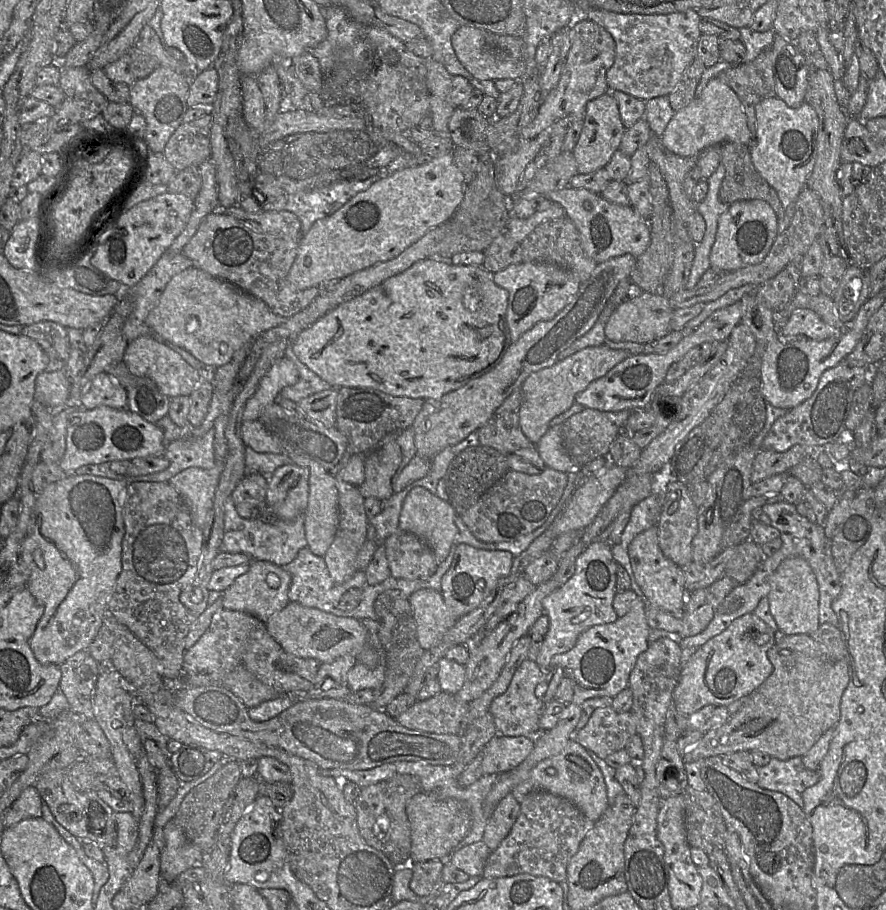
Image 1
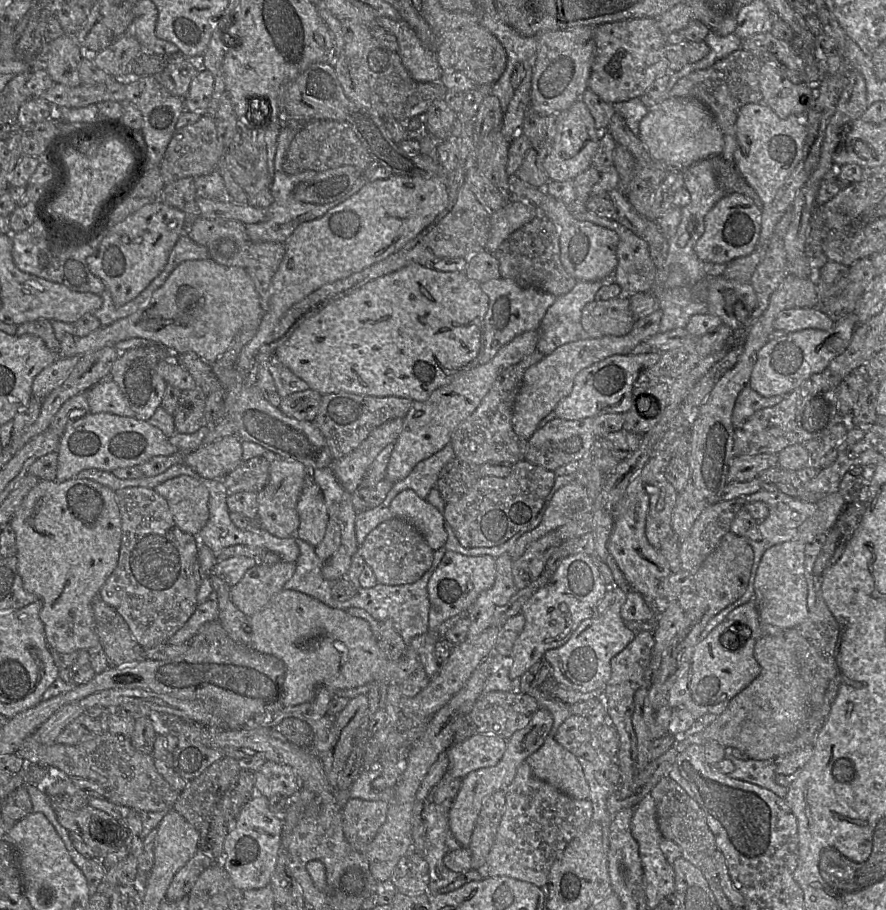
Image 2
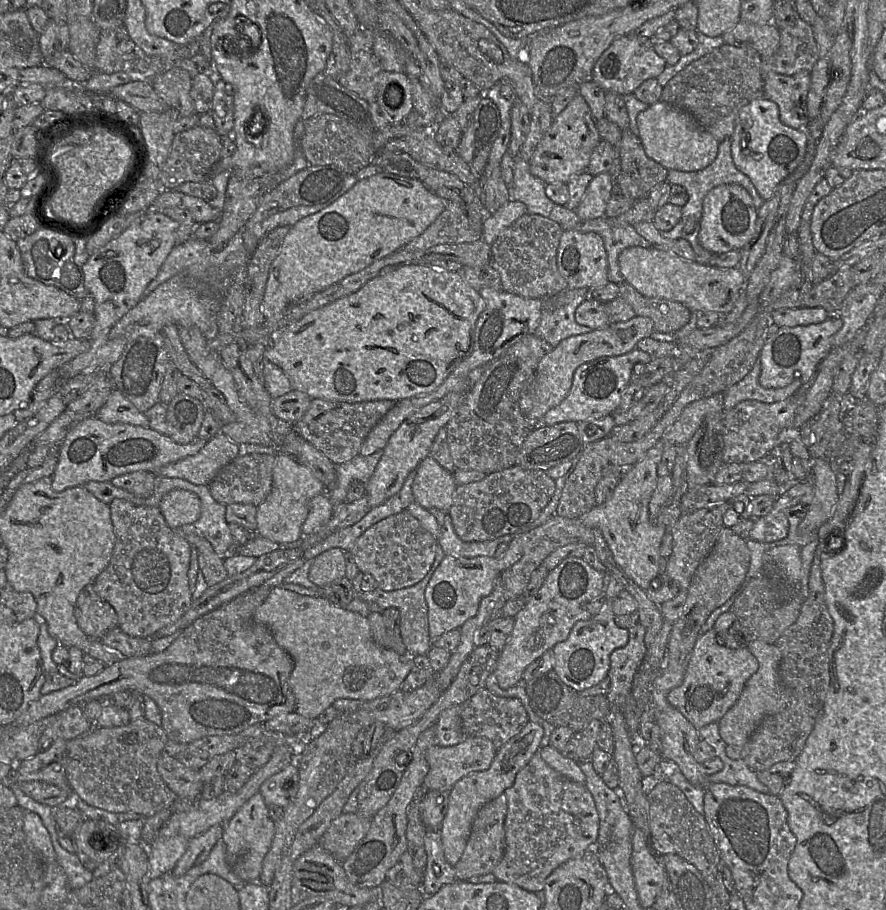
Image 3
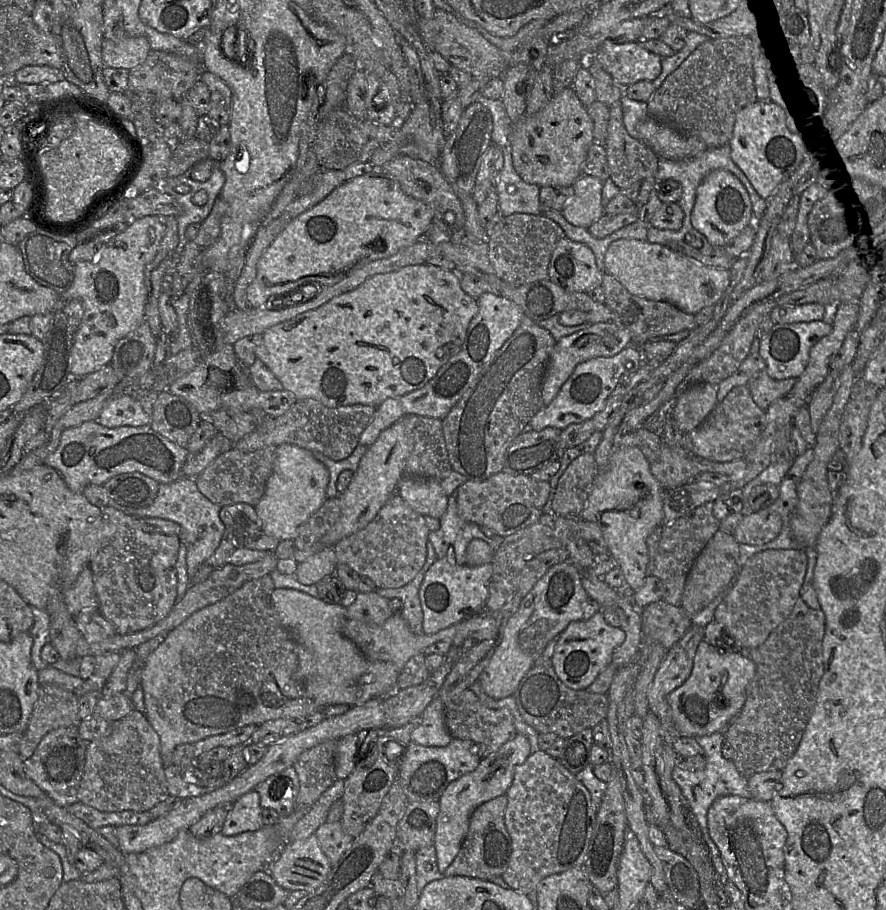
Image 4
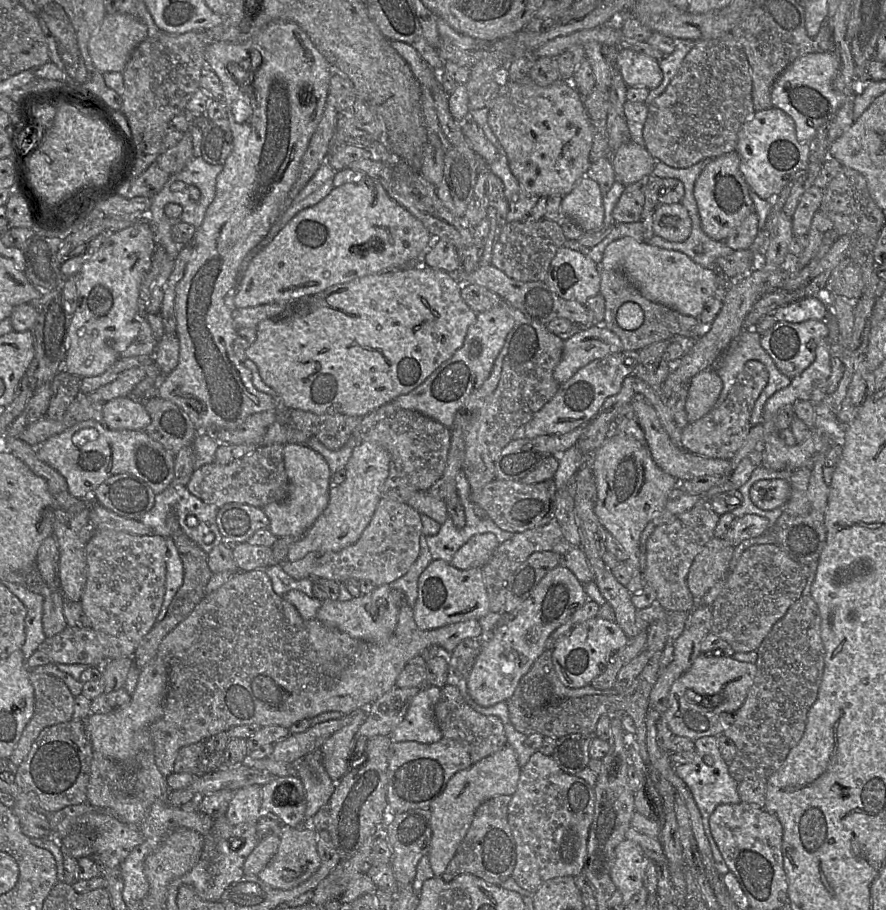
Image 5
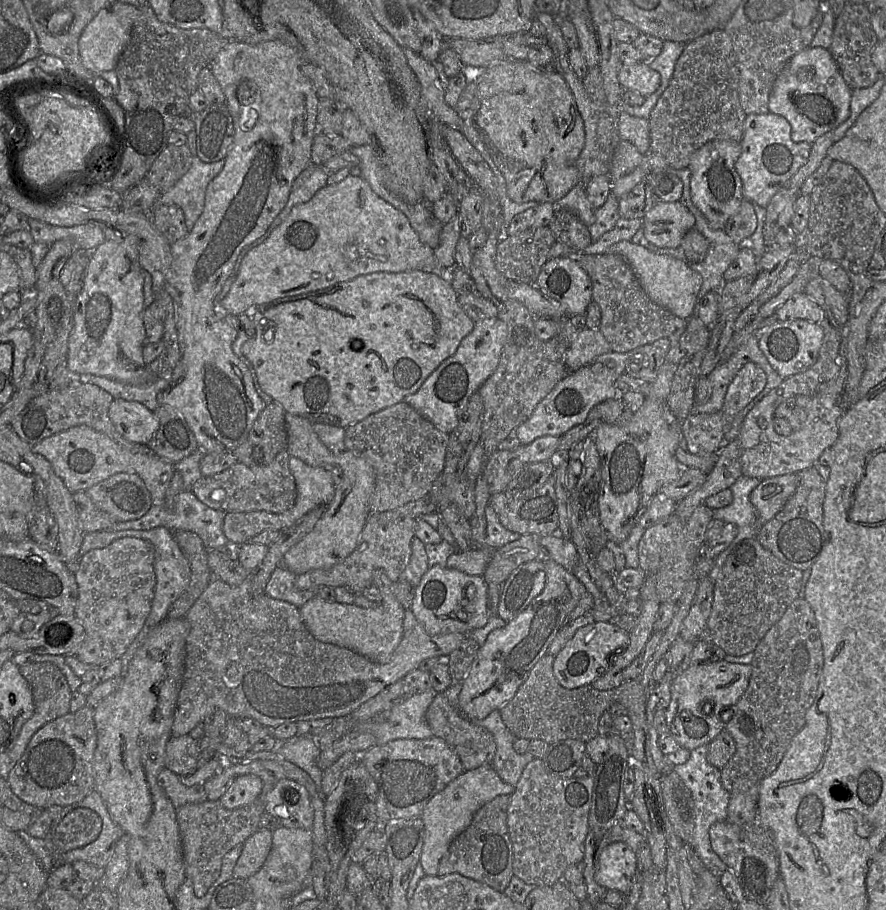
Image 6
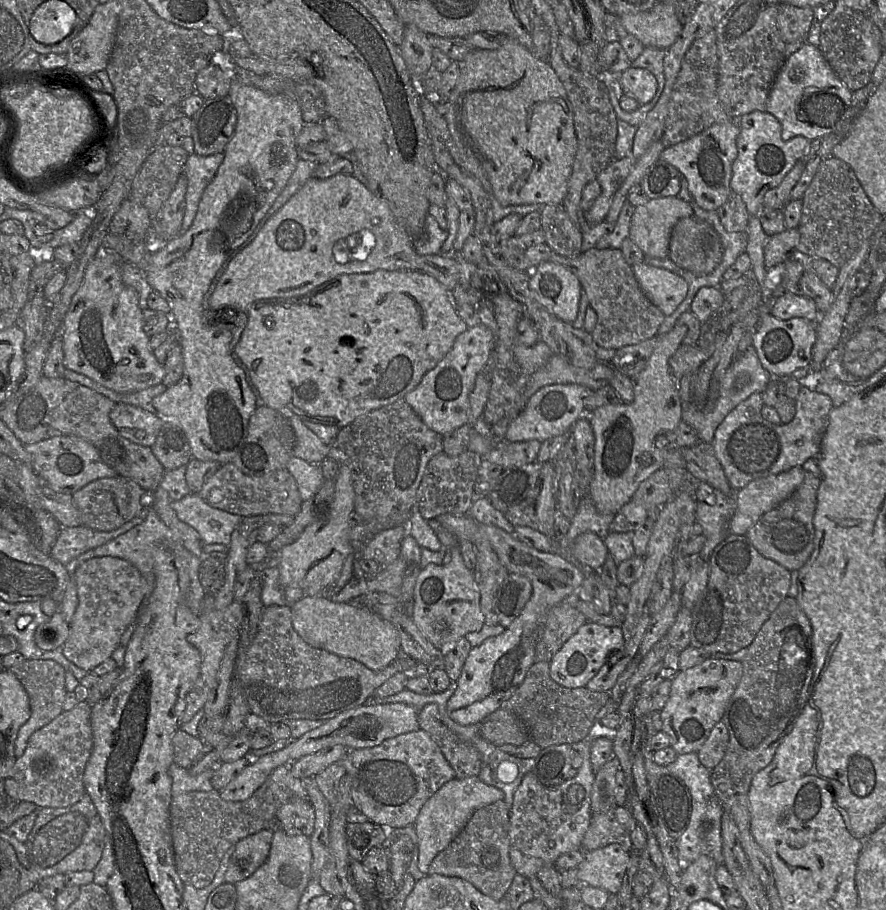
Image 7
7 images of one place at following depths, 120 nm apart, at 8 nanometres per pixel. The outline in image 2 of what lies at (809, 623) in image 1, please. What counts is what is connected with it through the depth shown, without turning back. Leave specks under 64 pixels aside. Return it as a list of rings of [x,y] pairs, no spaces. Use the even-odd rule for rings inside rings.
[[[791,540],[776,544],[764,552],[754,582],[755,601],[762,623],[793,629],[808,618],[805,547],[805,542]]]

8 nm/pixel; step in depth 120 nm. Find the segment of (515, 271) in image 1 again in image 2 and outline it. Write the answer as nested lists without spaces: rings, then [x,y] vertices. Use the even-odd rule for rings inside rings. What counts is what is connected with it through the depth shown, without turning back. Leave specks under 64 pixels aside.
[[[500,277],[481,283],[481,289],[489,297],[489,308],[484,318],[481,333],[481,349],[476,365],[490,361],[495,354],[515,337],[535,331],[547,309],[554,303],[556,296],[534,287],[521,287],[514,280]]]

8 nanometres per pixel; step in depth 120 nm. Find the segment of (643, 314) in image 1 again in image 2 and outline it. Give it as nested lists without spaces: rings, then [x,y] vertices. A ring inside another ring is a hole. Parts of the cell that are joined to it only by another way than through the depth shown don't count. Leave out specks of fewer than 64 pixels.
[[[617,297],[587,303],[582,309],[580,323],[590,338],[600,338],[628,334],[635,320],[629,308],[629,300]]]

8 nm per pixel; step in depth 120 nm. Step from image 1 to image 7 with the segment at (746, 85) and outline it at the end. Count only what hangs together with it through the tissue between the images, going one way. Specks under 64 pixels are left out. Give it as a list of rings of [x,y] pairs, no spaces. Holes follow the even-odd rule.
[[[712,30],[695,40],[683,58],[668,103],[668,114],[661,139],[666,147],[685,141],[713,124],[733,120],[723,109],[717,94],[718,68],[717,37],[715,30]]]

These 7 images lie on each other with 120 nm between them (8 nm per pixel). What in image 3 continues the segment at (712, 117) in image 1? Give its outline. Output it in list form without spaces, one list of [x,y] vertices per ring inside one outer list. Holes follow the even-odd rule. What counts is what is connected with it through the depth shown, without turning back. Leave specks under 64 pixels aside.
[[[661,100],[637,116],[639,139],[646,155],[667,170],[696,172],[716,158],[719,142],[703,129],[689,112]]]

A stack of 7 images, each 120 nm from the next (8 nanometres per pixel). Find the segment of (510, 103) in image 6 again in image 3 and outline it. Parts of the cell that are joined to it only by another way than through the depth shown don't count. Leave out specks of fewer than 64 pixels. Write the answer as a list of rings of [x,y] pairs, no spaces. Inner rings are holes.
[[[576,94],[565,109],[553,117],[550,128],[528,161],[529,170],[546,184],[568,183],[573,177],[586,171],[592,151],[600,141],[590,107],[581,95]]]

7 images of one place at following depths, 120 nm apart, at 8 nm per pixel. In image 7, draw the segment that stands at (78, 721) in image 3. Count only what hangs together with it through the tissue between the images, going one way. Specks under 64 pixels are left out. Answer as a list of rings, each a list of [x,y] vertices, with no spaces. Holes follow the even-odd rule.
[[[24,660],[8,669],[21,682],[30,702],[30,717],[19,729],[15,740],[15,757],[23,755],[30,736],[49,724],[63,712],[63,704],[67,690],[65,687],[65,670],[53,660]]]

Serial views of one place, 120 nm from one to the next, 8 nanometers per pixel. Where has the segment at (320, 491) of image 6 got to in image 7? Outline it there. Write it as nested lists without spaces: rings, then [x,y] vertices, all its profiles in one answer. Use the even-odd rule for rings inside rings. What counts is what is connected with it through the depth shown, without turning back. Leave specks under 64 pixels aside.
[[[295,456],[290,457],[286,469],[295,481],[302,502],[312,498],[325,480],[319,464],[309,464]]]

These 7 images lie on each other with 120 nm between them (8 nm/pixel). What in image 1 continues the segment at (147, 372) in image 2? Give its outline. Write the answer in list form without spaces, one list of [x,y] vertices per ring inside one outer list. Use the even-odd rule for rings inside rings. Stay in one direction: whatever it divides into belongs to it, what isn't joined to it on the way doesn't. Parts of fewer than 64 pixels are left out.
[[[134,376],[125,387],[130,411],[150,423],[156,423],[168,414],[171,398],[163,395],[155,382],[146,377]]]

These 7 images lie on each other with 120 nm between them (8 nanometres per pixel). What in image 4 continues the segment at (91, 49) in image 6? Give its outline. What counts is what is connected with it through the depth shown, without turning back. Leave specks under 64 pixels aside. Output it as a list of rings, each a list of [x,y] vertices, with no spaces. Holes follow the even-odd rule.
[[[125,36],[118,41],[103,39],[104,66],[132,70],[143,63],[150,52],[147,38]]]

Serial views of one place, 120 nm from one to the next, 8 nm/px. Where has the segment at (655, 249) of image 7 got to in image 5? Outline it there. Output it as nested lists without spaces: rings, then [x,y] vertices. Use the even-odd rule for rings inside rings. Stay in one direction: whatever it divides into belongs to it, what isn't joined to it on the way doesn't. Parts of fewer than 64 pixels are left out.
[[[681,203],[658,205],[653,212],[653,232],[669,242],[683,242],[691,233],[691,219]]]

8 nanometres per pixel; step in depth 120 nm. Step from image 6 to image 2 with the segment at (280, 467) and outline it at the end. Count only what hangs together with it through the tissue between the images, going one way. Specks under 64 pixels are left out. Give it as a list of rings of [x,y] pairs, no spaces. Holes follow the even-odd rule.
[[[262,456],[242,461],[222,479],[227,495],[244,491],[258,494],[268,482],[269,470],[270,462]]]

